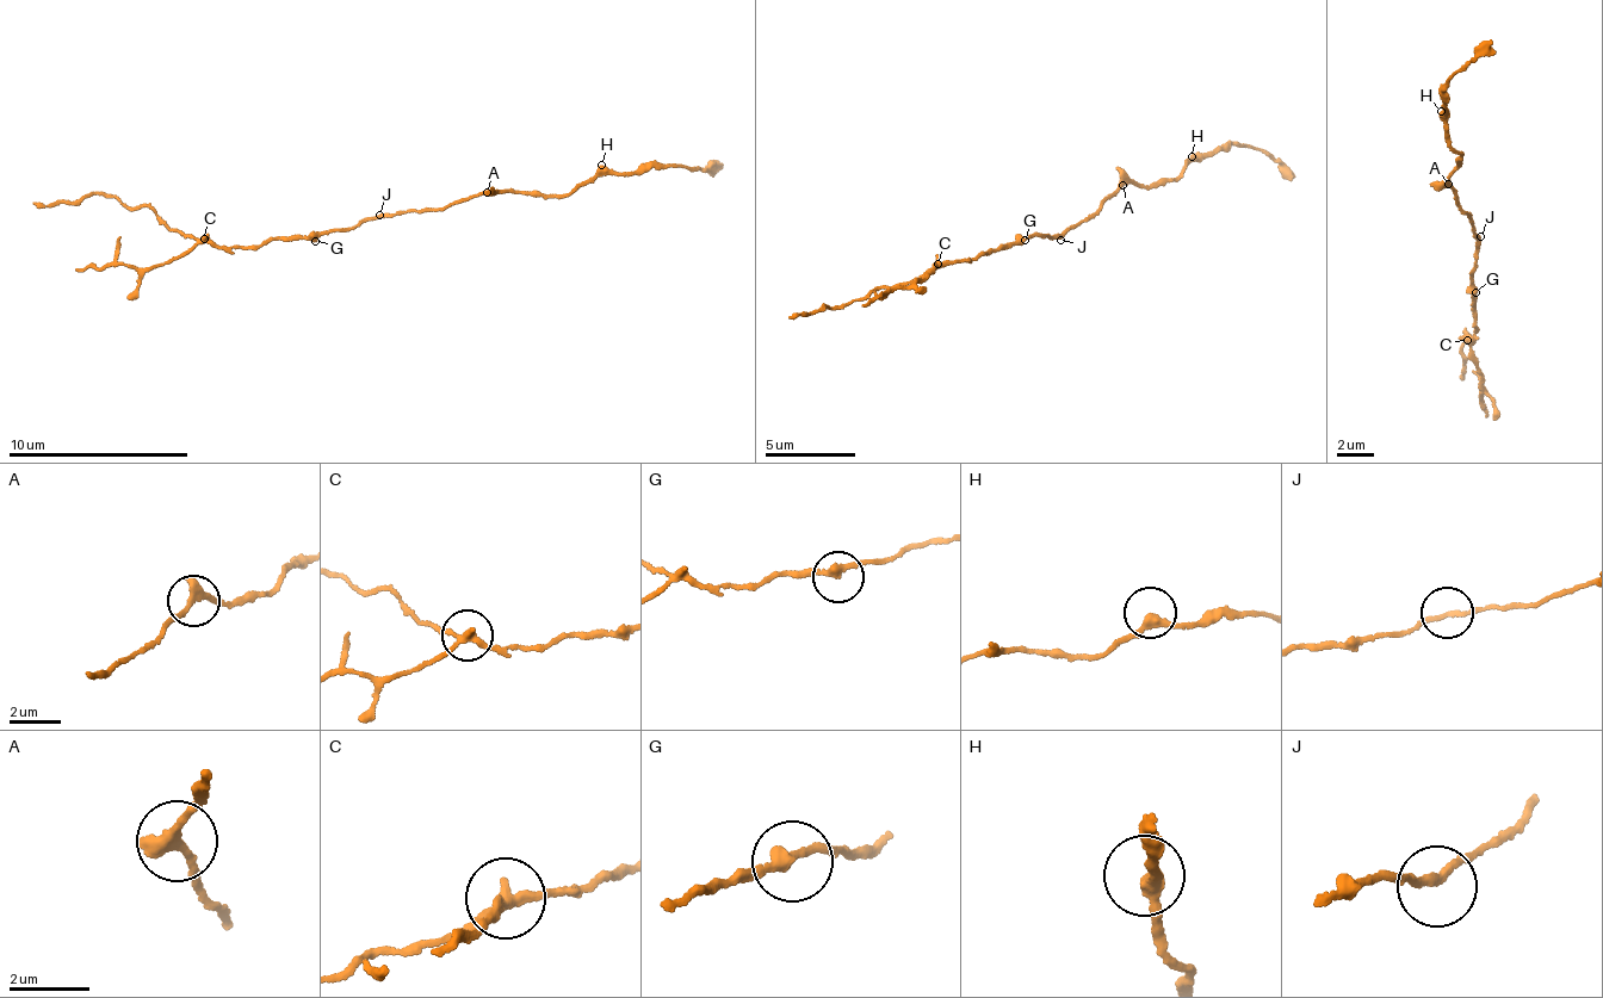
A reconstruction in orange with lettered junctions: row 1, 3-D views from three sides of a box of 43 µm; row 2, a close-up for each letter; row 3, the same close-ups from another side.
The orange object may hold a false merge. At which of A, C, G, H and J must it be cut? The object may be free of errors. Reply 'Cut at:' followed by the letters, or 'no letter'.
Cut at: C

